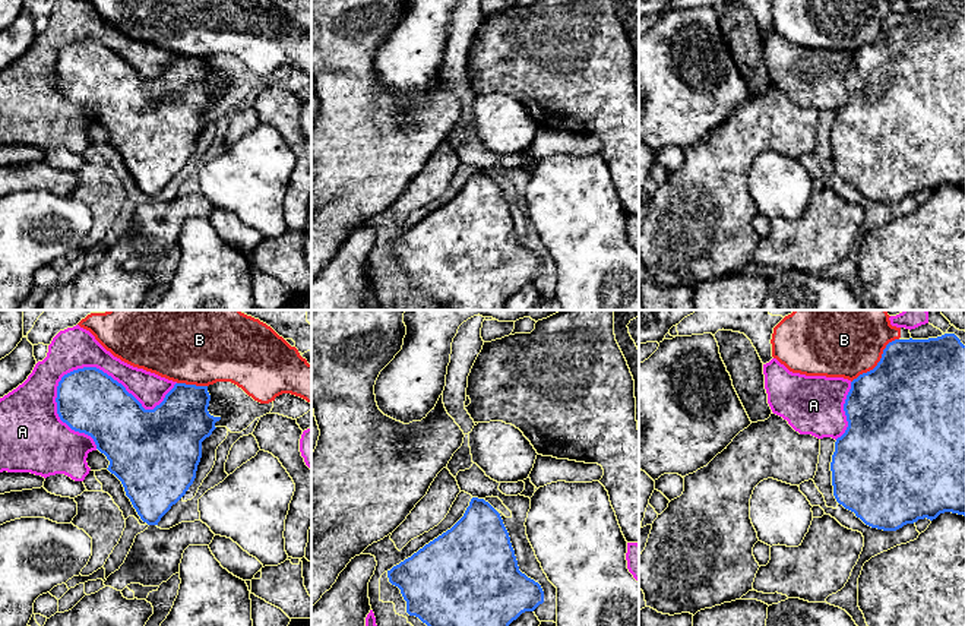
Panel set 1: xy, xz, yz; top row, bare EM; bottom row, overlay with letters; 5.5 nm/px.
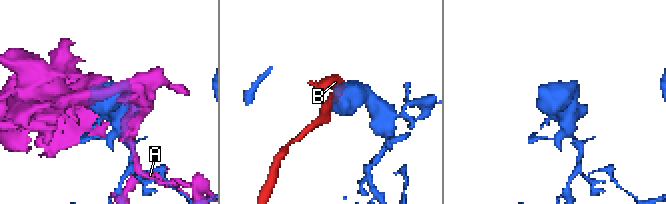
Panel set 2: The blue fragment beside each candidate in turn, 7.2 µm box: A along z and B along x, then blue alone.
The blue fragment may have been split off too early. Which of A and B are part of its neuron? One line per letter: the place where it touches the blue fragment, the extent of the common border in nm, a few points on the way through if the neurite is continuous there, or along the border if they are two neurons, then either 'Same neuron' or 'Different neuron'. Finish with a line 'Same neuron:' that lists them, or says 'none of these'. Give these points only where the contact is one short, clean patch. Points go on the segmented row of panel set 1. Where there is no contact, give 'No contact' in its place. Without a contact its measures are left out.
A: Touches blue at xy (103, 372). Shared border 700 nm. Different neuron
B: Touches blue at yz (879, 361). Shared border 360 nm. Different neuron
Same neuron: none of these

